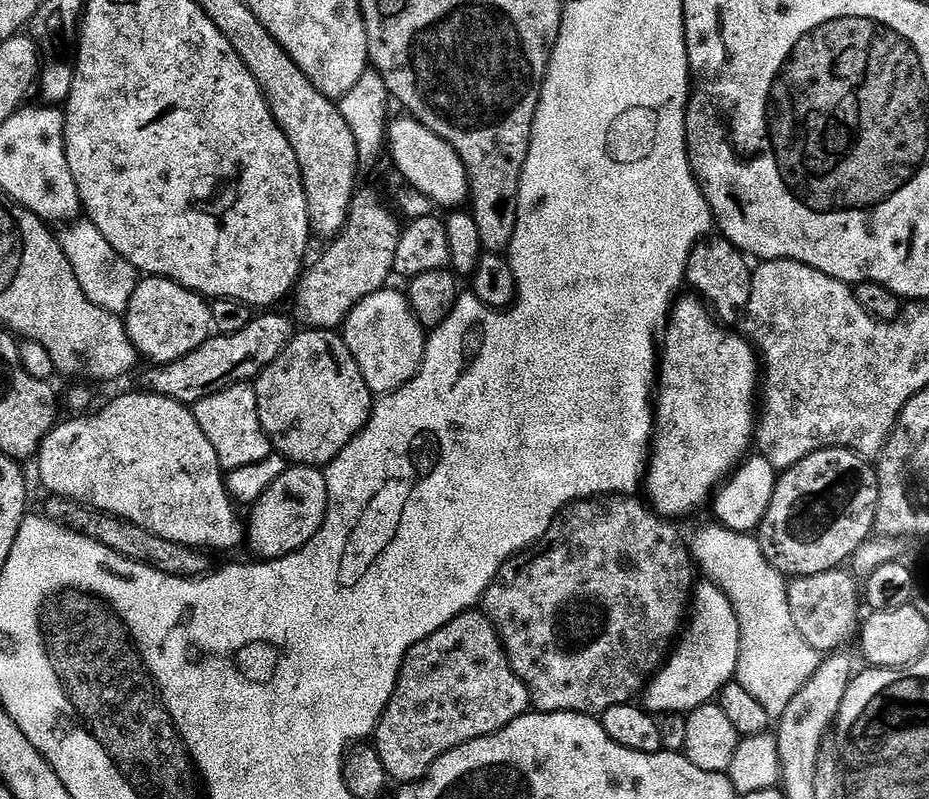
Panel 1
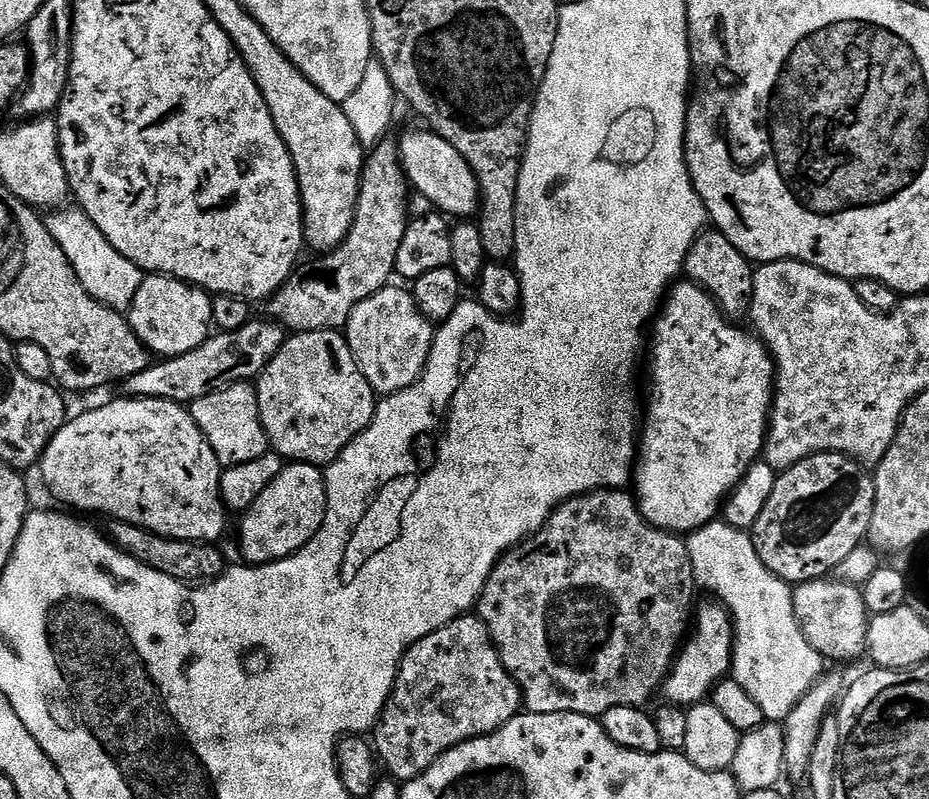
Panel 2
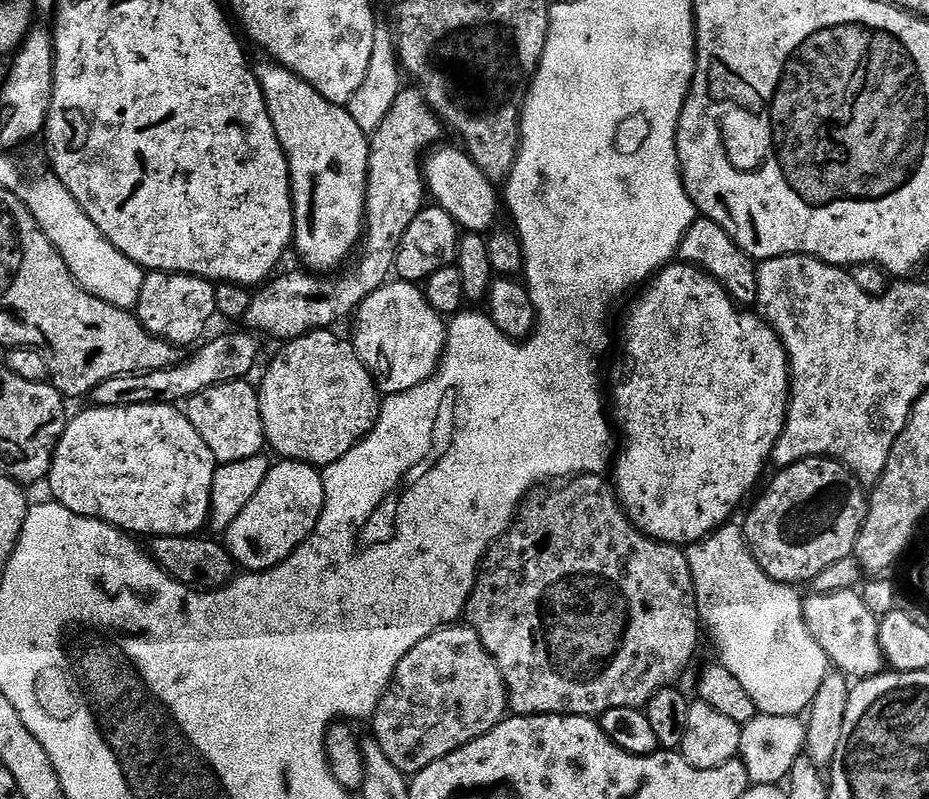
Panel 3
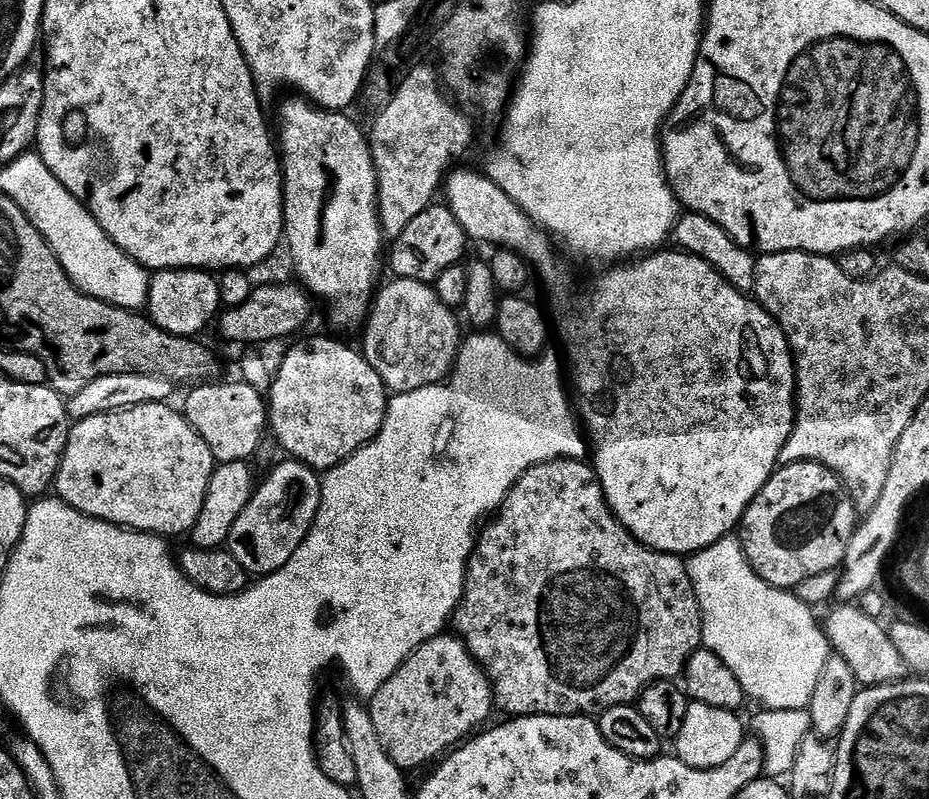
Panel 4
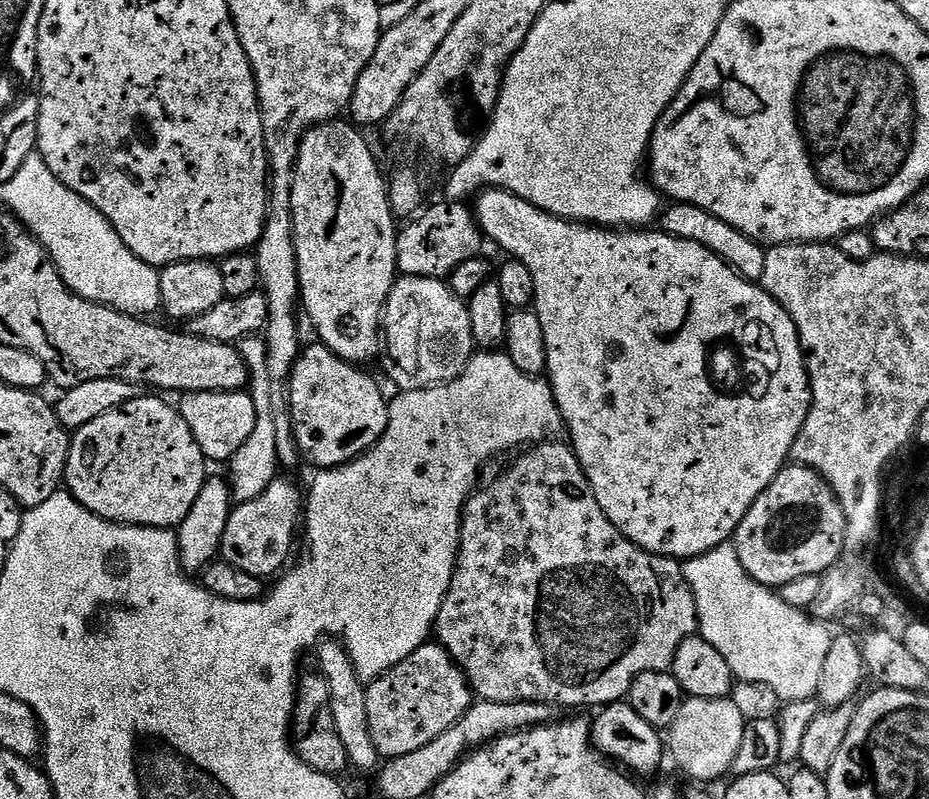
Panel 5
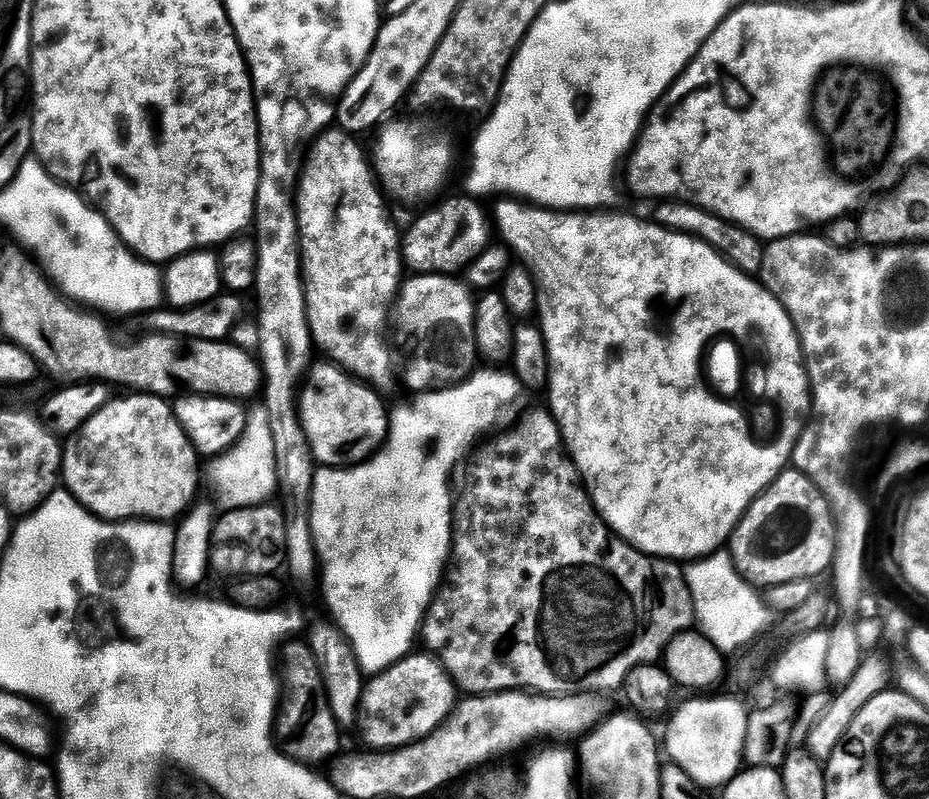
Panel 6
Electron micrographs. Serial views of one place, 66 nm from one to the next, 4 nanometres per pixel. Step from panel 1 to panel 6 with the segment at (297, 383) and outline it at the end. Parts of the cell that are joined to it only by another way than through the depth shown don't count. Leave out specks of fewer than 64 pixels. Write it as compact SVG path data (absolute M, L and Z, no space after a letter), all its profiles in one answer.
M317 363L309 371L302 384L302 391L298 397L300 402L300 424L307 432L310 448L317 465L326 468L352 468L355 464L362 464L371 456L375 456L388 439L390 423L389 405L384 405L381 393L354 376L349 376L343 368L331 363Z

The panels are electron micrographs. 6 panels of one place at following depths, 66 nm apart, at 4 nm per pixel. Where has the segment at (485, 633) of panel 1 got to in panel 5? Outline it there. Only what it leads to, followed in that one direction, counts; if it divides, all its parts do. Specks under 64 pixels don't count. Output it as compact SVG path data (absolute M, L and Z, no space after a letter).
M425 642L413 656L400 664L395 664L389 672L371 681L366 688L366 718L370 726L370 738L374 738L374 746L381 757L391 758L402 754L412 754L422 746L428 746L454 726L454 722L464 717L464 711L474 703L474 693L463 672L457 668L446 649L438 642Z

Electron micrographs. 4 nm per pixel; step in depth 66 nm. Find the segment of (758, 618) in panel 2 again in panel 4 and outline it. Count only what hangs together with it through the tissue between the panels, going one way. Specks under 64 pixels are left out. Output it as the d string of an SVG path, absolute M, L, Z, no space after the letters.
M725 538L714 542L701 552L692 553L686 563L688 577L700 603L700 617L704 627L703 647L718 654L718 658L722 658L722 662L734 670L734 678L742 682L745 697L752 699L753 696L765 709L807 709L814 698L822 666L826 666L830 655L828 638L818 616L816 620L817 613L803 604L795 591L767 584L750 566L739 539Z

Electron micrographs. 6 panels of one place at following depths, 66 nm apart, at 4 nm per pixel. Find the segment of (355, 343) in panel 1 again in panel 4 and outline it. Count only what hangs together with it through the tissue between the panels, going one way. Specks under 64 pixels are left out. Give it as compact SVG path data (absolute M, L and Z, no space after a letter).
M399 278L391 282L375 293L362 325L365 358L378 370L378 378L382 378L384 387L392 394L447 380L456 366L456 353L462 340L457 313L441 302L431 283Z

